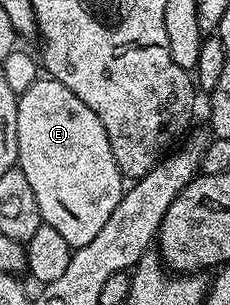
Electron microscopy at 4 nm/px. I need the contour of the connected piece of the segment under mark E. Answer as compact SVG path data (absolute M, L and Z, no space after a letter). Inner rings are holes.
M39 77L23 95L18 98L16 113L16 137L18 138L18 165L28 177L28 185L32 185L32 193L36 196L36 205L40 205L42 222L52 225L68 241L71 249L88 245L100 229L104 229L104 221L112 217L112 209L122 199L124 176L116 165L116 157L112 157L112 145L108 145L108 133L104 133L104 125L100 125L100 117L72 93L60 81L49 77Z

